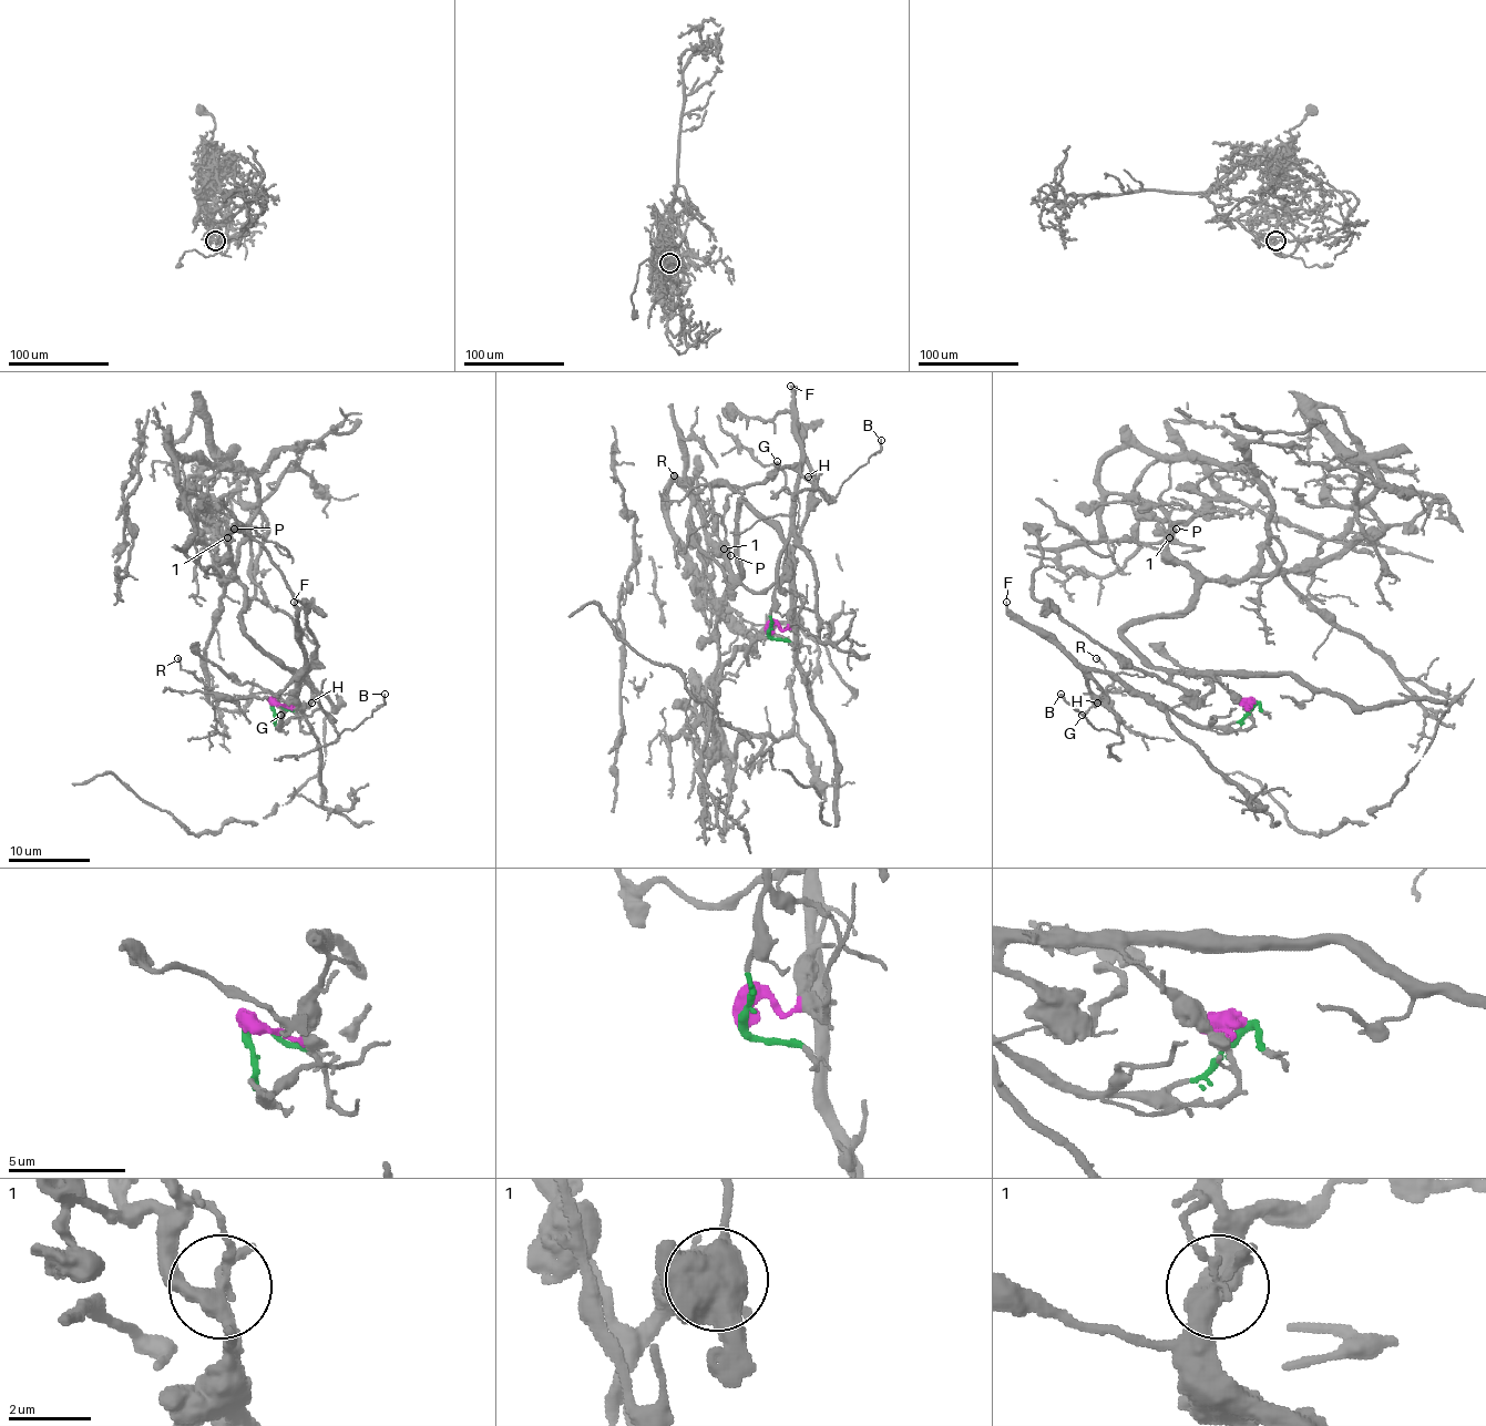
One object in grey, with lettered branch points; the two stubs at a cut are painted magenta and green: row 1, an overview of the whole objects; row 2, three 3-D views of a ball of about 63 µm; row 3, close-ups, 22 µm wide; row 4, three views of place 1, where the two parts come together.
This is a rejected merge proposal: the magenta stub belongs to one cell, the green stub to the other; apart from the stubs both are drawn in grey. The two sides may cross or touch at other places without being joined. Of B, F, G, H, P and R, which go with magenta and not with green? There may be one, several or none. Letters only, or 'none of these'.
P

